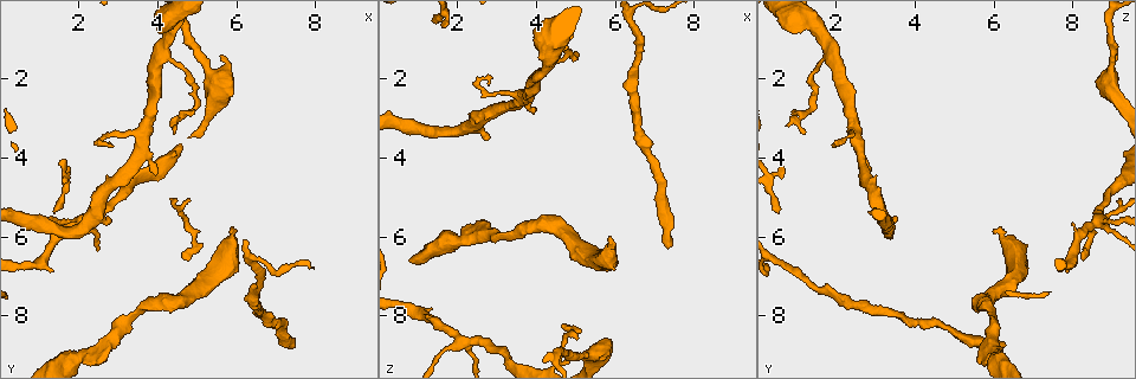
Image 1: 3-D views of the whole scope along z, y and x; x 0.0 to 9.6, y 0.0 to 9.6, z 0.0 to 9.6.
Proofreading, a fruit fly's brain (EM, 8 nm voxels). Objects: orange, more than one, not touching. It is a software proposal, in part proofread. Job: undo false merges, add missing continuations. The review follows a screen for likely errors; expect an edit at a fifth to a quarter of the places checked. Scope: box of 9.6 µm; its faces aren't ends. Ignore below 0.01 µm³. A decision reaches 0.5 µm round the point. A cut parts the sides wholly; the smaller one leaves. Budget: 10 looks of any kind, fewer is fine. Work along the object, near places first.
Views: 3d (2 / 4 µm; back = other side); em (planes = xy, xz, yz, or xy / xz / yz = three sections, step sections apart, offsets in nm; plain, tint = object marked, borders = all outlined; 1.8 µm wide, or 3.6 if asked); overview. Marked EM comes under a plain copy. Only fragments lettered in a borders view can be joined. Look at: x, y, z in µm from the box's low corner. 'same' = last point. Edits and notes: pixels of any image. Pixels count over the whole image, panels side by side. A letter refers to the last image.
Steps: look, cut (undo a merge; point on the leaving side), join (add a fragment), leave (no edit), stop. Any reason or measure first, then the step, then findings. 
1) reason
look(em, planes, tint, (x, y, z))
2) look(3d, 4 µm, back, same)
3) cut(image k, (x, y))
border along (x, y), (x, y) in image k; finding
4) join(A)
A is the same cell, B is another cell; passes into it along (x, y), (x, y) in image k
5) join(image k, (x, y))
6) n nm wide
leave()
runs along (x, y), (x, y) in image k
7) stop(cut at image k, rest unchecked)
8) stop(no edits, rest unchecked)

end of a long branch
look(3d, 4 µm, (7.40, 8.75, 6.30))

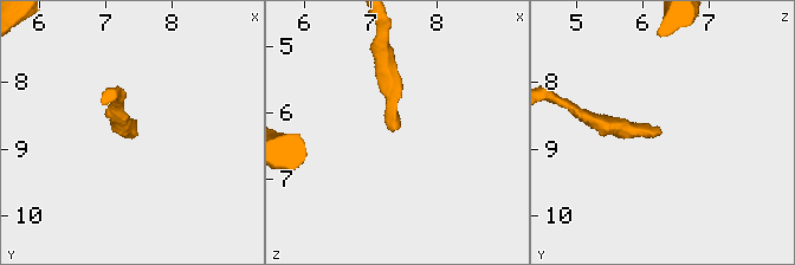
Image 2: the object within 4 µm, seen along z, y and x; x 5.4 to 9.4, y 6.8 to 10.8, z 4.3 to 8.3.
need the tissue
look(em, planes, borders, (7.40, 8.70, 6.30))

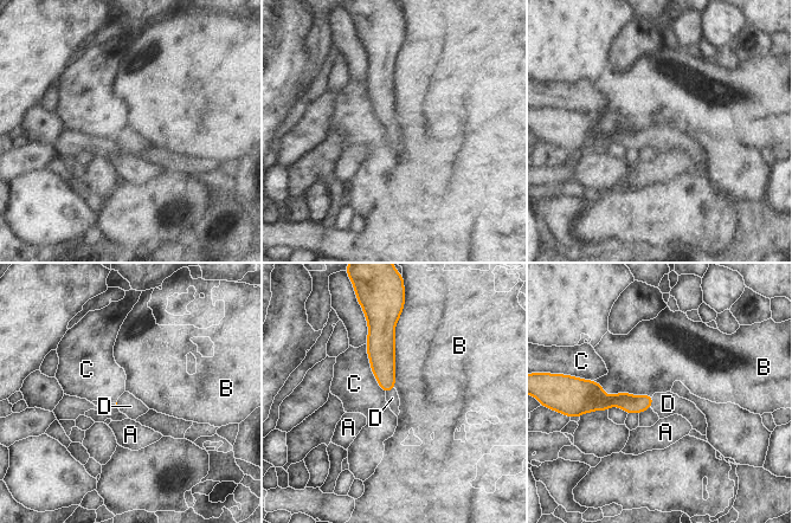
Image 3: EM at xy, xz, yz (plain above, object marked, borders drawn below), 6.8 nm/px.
join(D)
D is the same cell, A, B and C are other cells; passes into it along (629, 402), (652, 400), (668, 404) in image 3; the neuron continues

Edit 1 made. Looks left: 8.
look(overview)

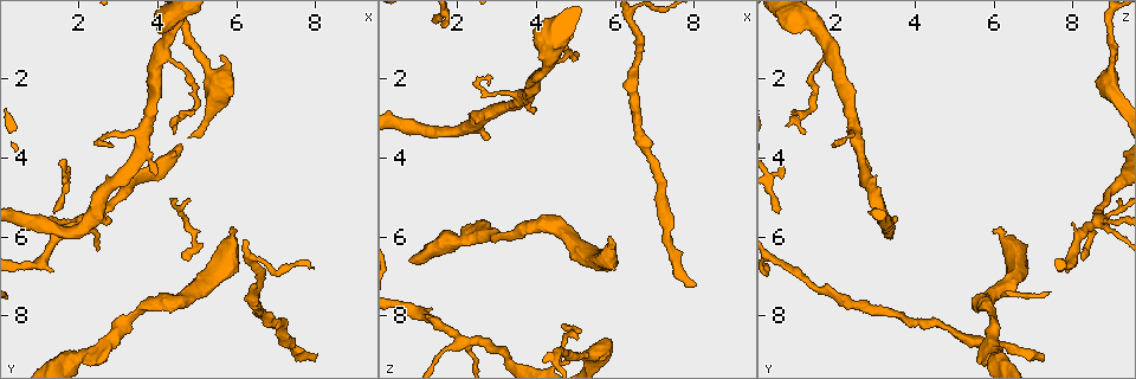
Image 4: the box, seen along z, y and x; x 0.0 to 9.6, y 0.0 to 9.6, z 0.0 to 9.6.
an open end
look(3d, 2 µm, (5.85, 5.85, 6.00))

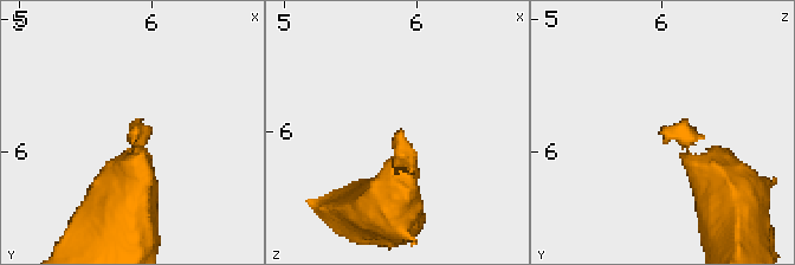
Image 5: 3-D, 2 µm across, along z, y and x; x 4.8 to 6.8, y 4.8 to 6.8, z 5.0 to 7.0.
shape alone is not enough
look(em, planes, borders, (5.88, 5.84, 6.00))

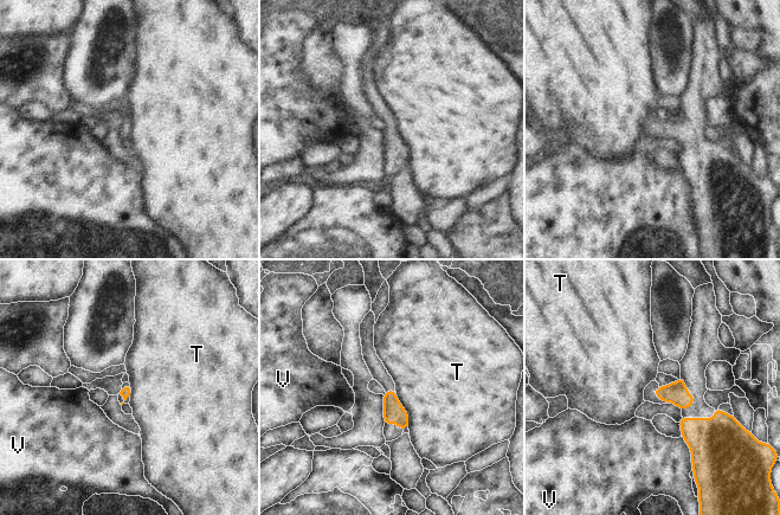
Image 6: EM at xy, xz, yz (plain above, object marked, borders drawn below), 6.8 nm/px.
leave()
T and V are other cells; border along (395, 394), (407, 413), (408, 426) in image 6; none of them fits

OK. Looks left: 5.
thick turns thin
look(em, planes, tint, (3.40, 7.90, 5.90))

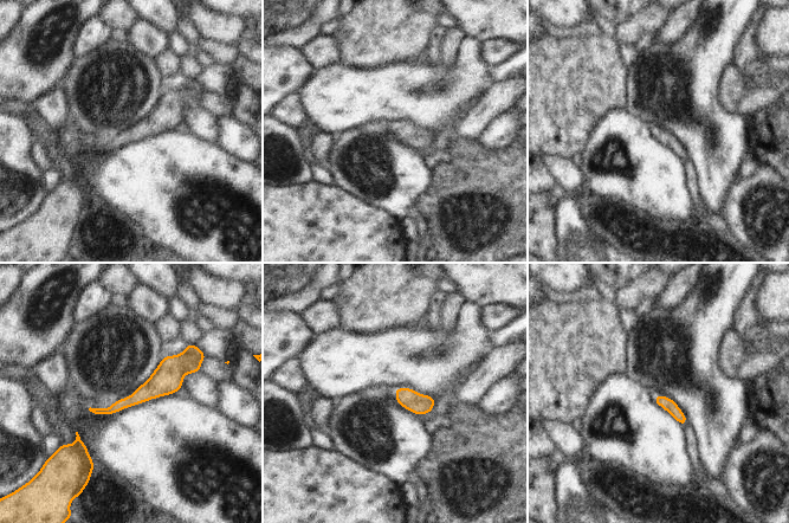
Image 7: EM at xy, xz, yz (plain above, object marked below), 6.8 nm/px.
see the neighbours
look(em, planes, borders, same)

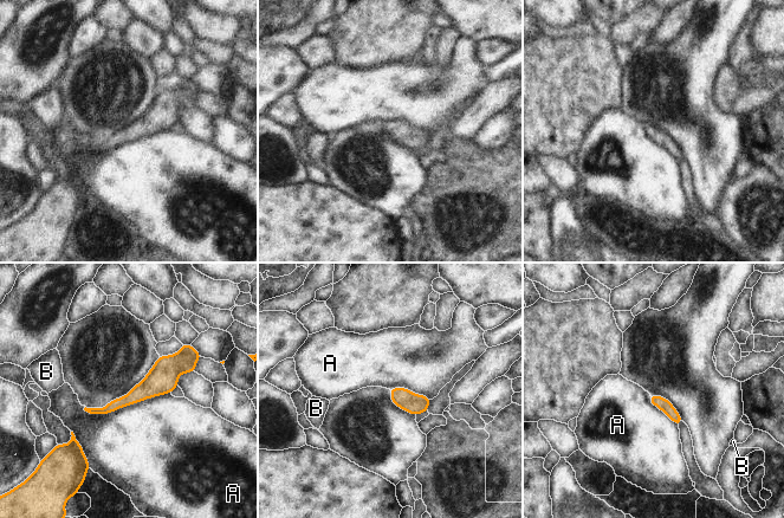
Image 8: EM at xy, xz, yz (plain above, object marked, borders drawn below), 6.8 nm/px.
90 nm wide
leave()
A and B are other cells; all the same neuron

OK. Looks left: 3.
free end
look(3d, 4 µm, (4.00, 4.40, 2.80))

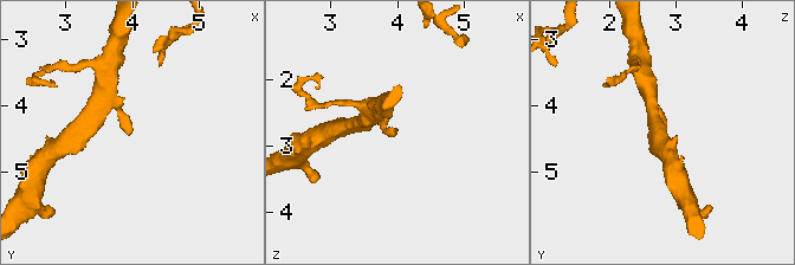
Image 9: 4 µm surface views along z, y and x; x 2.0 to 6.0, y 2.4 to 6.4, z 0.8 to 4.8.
look(em, planes, borders, (3.95, 4.45, 2.75))

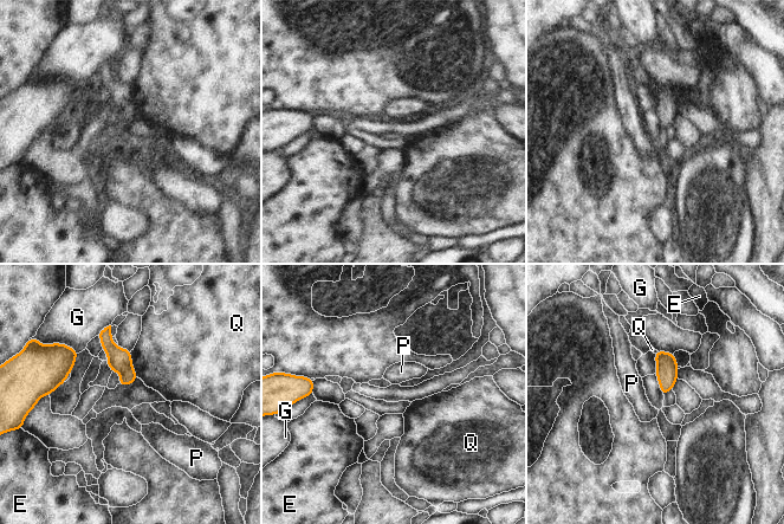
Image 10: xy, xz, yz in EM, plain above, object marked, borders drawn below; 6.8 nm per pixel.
leave()
E, G, P and Q are other cells; border along (130, 351), (133, 368), (137, 376) in image 10; no lettered fragment goes on from it

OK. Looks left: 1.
stop(join at image 3, rest unchecked)

